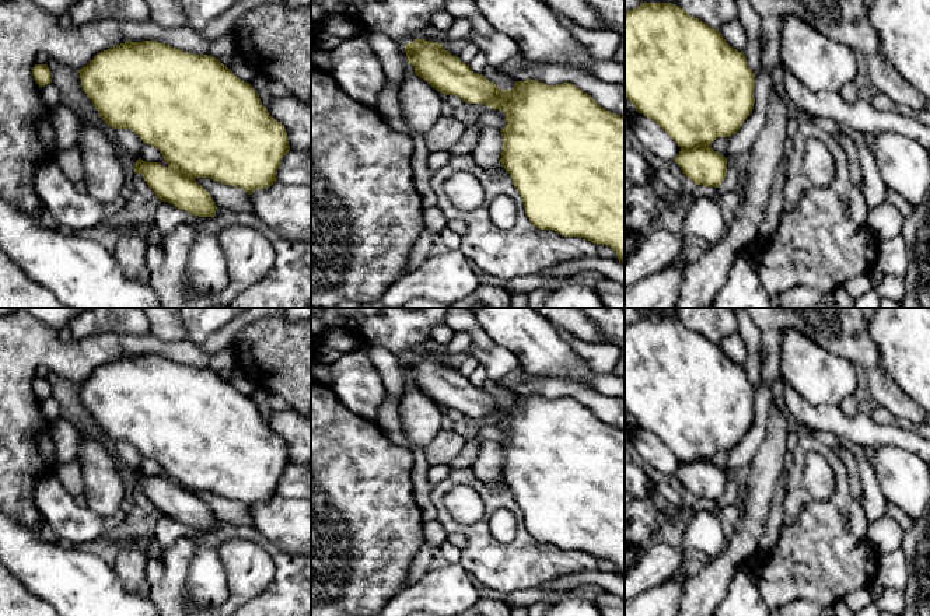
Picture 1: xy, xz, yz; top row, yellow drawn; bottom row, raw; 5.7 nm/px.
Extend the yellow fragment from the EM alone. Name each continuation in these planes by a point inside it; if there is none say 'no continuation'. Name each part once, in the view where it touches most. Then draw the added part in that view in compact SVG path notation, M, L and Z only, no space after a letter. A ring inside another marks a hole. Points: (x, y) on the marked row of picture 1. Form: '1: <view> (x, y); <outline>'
no continuation

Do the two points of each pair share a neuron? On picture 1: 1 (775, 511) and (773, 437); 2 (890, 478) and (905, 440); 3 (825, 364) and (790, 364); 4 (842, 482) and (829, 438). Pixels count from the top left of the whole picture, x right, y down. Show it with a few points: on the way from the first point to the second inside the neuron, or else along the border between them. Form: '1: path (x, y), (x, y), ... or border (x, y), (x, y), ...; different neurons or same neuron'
1: border (783, 469), (769, 514), (764, 521); different neurons
2: border (874, 450), (883, 445), (898, 445), (915, 454); different neurons
3: path (817, 364), (799, 364); same neuron
4: border (810, 430), (836, 454); different neurons

